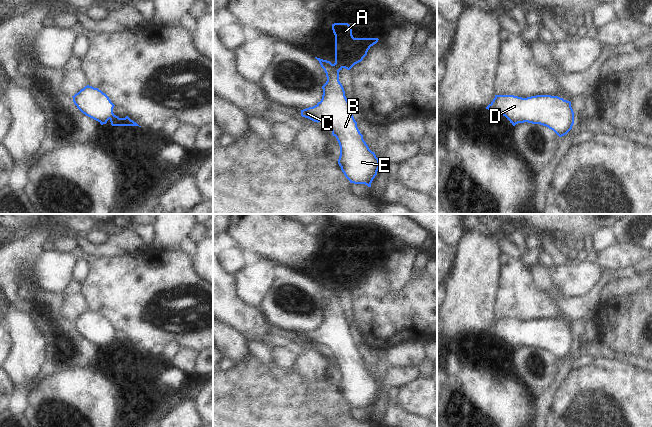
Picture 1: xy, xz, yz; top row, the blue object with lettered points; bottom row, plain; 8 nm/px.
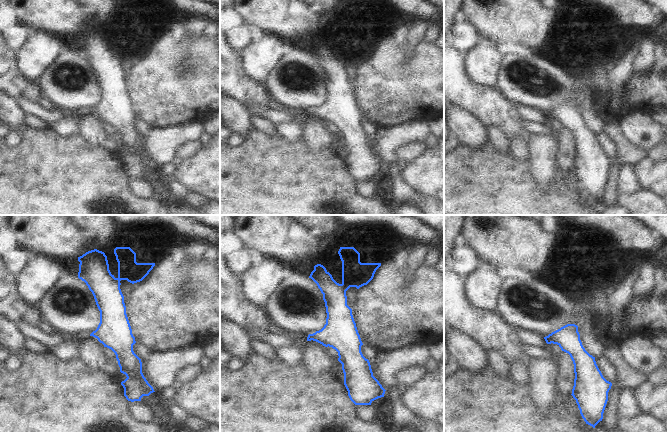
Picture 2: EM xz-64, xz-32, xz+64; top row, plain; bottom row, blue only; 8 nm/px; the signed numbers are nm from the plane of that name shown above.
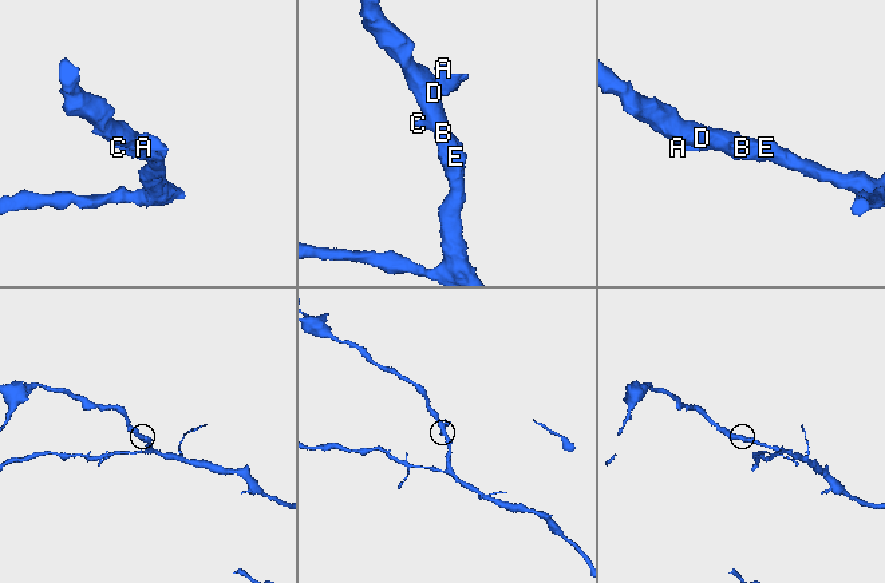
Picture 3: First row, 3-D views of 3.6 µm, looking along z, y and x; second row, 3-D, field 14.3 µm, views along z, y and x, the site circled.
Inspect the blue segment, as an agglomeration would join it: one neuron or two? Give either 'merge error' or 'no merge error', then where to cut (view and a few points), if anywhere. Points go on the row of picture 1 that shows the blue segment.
merge error; cut in xz along (326, 61), (338, 73)

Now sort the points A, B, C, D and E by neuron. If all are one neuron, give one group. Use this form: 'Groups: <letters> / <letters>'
Groups: A / B C D E.

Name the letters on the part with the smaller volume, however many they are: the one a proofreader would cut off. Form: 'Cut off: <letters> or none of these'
Cut off: A

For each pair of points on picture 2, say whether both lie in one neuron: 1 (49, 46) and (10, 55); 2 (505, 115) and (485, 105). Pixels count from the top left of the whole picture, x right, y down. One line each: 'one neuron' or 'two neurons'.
1: two neurons
2: one neuron

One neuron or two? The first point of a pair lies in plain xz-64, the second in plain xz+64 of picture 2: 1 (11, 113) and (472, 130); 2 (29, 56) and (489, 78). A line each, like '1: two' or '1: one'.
1: one
2: one

